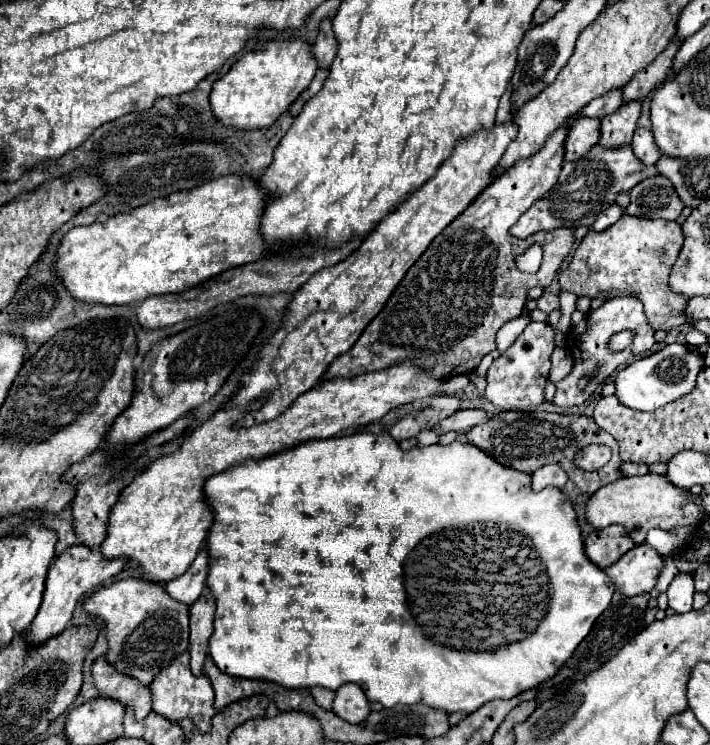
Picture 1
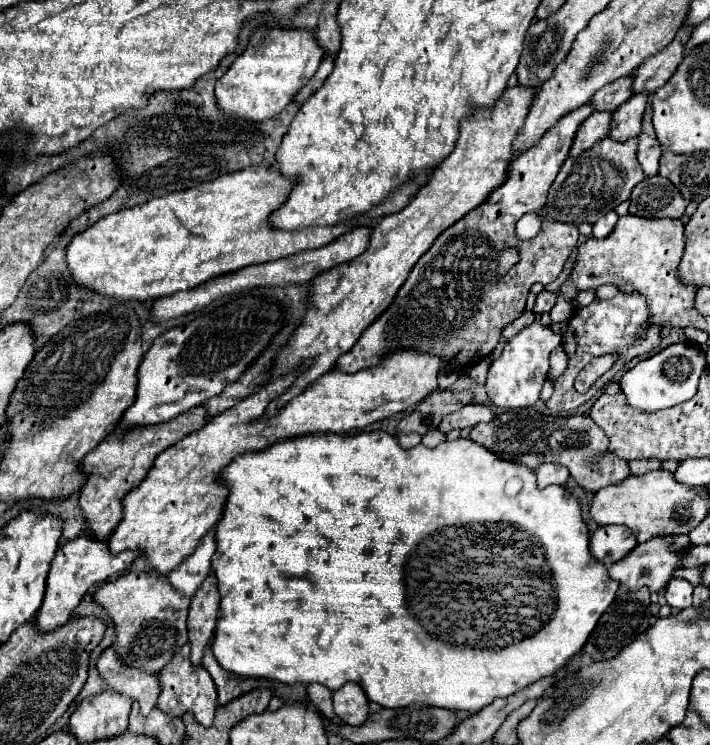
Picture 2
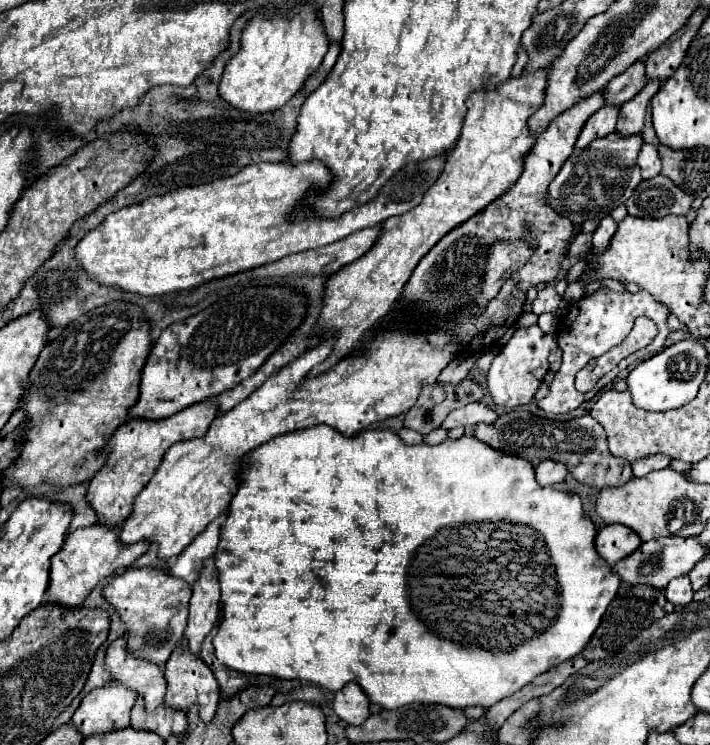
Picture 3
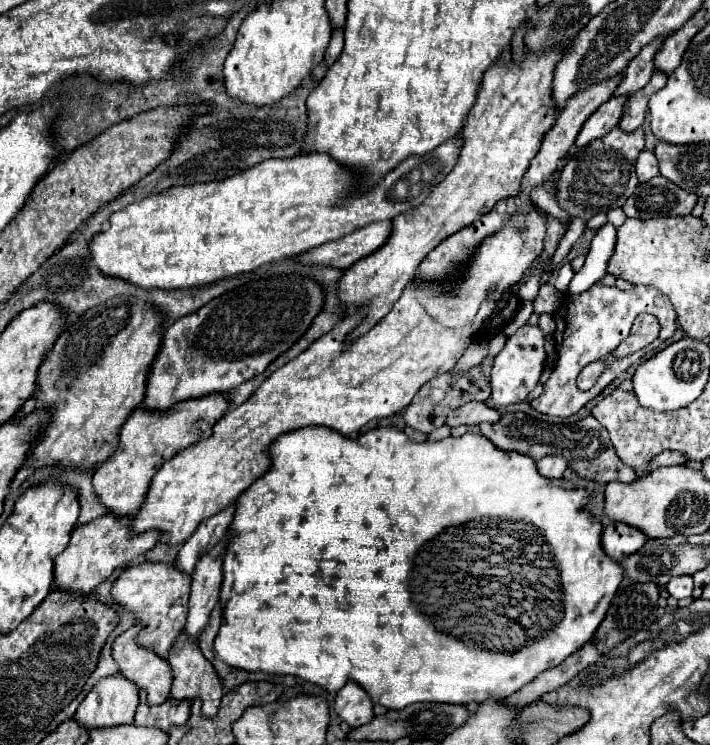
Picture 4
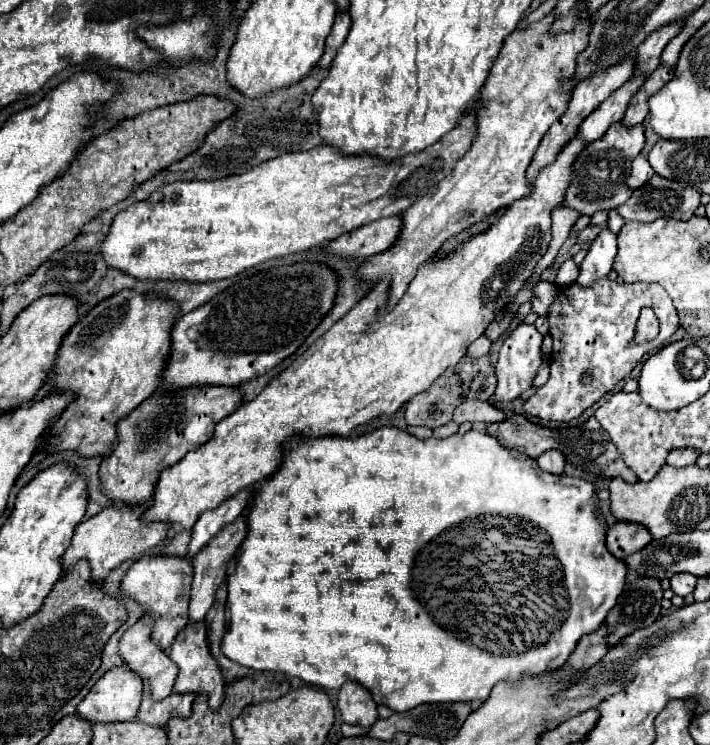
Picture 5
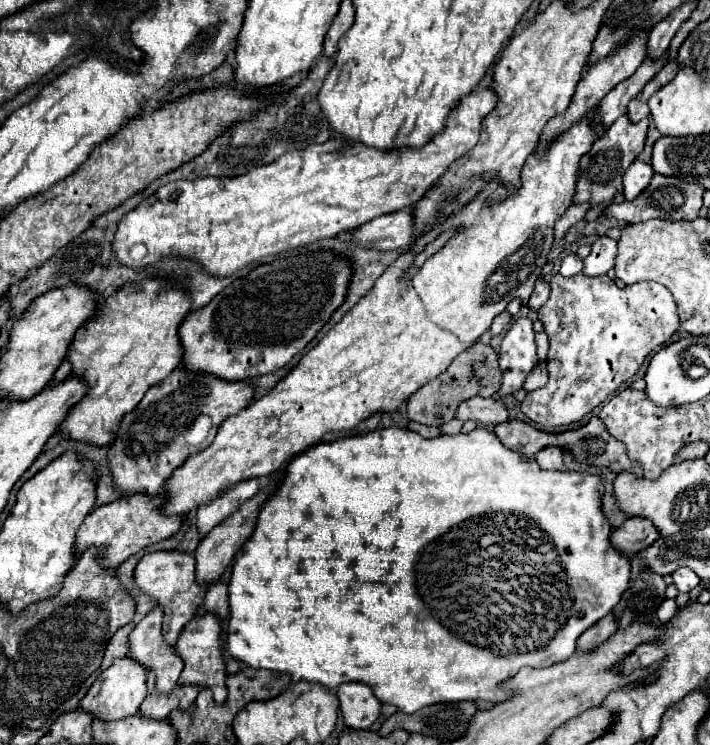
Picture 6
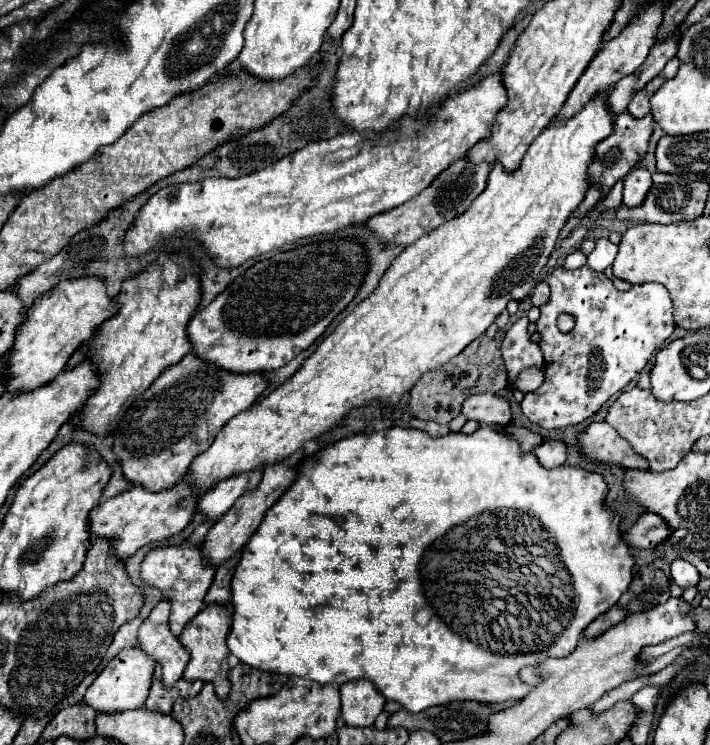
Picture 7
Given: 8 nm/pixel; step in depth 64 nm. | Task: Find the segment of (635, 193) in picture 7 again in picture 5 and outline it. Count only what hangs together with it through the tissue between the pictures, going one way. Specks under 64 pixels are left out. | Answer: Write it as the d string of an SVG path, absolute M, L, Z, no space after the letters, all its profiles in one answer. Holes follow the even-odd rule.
M636 156L636 160L632 160L632 168L628 174L628 186L632 190L636 190L636 188L644 186L652 176L654 176L654 170L652 170L650 162L644 156Z

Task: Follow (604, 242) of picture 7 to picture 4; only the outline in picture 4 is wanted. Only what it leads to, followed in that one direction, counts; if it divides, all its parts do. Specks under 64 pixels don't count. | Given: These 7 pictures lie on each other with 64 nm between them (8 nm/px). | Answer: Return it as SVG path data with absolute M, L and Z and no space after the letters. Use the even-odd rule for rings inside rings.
M604 224L590 244L590 252L586 256L582 270L576 272L576 276L572 278L568 294L586 292L592 284L600 282L606 276L606 266L608 260L612 258L614 246L616 246L616 228L612 224Z

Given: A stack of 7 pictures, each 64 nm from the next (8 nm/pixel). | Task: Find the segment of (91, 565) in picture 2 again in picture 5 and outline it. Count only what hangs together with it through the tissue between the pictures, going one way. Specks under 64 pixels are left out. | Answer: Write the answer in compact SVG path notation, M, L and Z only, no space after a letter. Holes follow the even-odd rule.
M114 504L114 506L108 506L102 512L94 514L92 518L86 518L84 522L80 522L74 536L72 536L70 548L62 556L64 566L70 568L78 560L86 558L92 564L94 578L104 580L108 576L108 572L114 570L116 566L120 566L122 562L126 562L130 558L138 558L148 548L160 544L168 536L172 526L170 524L140 524L140 516L144 514L144 508L146 506L120 508L120 504Z

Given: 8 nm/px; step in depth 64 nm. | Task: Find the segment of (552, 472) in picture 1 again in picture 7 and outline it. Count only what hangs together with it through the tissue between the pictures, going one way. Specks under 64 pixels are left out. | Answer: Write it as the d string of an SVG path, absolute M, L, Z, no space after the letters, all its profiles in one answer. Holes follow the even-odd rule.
M542 440L542 444L534 450L536 458L544 468L564 466L566 462L566 444L562 440Z

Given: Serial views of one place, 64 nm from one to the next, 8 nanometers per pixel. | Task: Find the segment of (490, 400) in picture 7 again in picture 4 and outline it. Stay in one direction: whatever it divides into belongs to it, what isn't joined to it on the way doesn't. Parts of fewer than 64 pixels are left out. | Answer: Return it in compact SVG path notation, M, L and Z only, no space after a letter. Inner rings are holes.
M468 402L468 404L452 410L448 414L446 424L452 426L452 428L460 426L460 424L474 426L474 424L482 424L482 422L498 422L500 418L502 418L502 414L496 408L490 408L488 404L484 404L484 402Z

